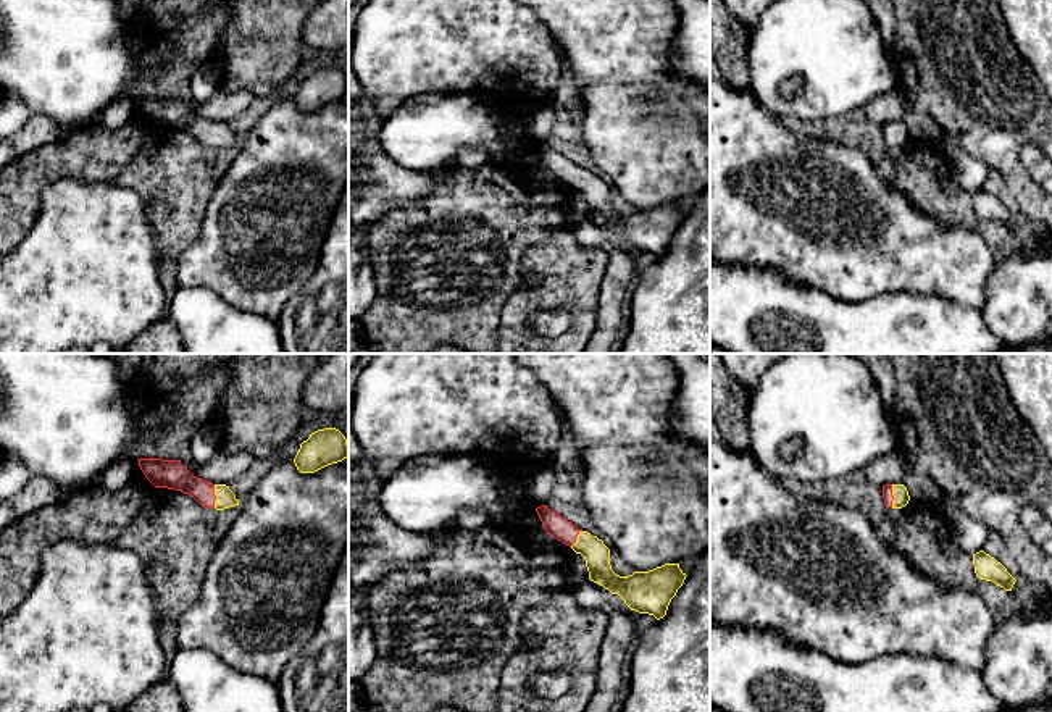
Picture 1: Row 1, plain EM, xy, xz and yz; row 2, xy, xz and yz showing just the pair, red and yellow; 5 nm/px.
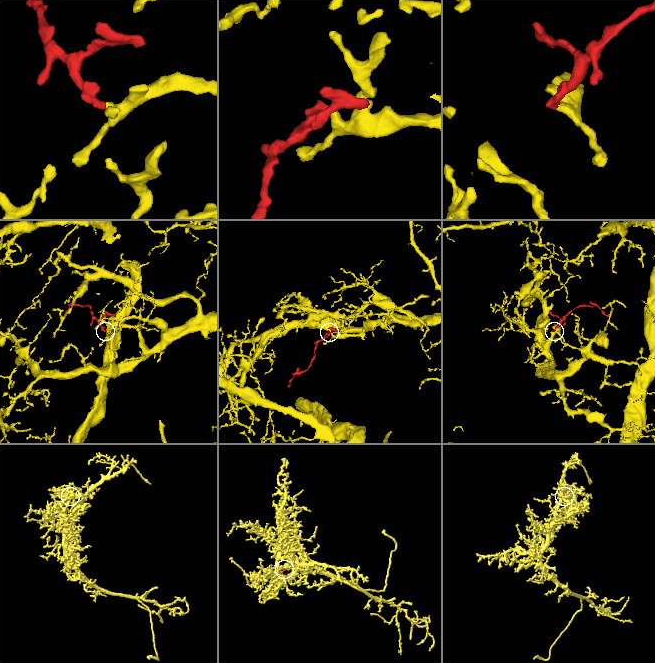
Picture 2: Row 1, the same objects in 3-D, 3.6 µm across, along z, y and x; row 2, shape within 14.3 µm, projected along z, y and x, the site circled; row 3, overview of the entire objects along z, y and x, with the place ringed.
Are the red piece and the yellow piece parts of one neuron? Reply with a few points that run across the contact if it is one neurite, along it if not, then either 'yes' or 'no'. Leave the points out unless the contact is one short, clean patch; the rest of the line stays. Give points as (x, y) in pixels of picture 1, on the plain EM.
line xy (171, 112), (215, 134), (225, 136); yes

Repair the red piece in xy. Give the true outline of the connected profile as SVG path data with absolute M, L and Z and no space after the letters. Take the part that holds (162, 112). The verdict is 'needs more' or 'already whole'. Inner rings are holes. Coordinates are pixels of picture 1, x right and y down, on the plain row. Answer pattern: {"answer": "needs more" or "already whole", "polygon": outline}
{"answer": "needs more", "polygon": "M139 97L139 105L155 126L189 132L207 147L224 149L239 144L229 124L194 115L179 98Z"}

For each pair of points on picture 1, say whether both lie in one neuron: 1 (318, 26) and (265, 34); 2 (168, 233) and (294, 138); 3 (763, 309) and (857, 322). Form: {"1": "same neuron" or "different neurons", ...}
{"1": "different neurons", "2": "different neurons", "3": "same neuron"}

